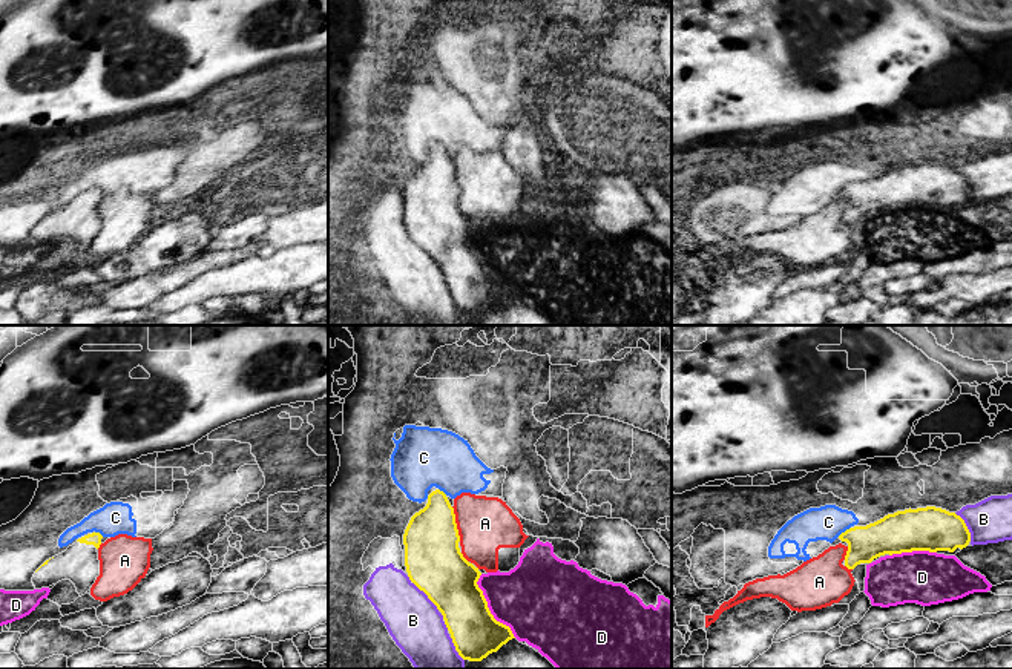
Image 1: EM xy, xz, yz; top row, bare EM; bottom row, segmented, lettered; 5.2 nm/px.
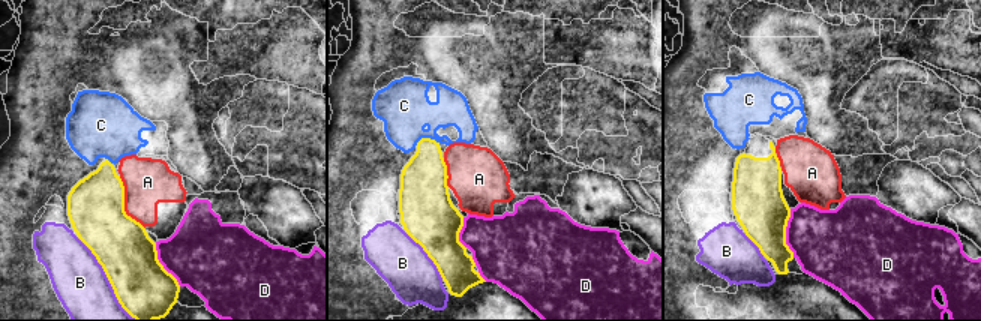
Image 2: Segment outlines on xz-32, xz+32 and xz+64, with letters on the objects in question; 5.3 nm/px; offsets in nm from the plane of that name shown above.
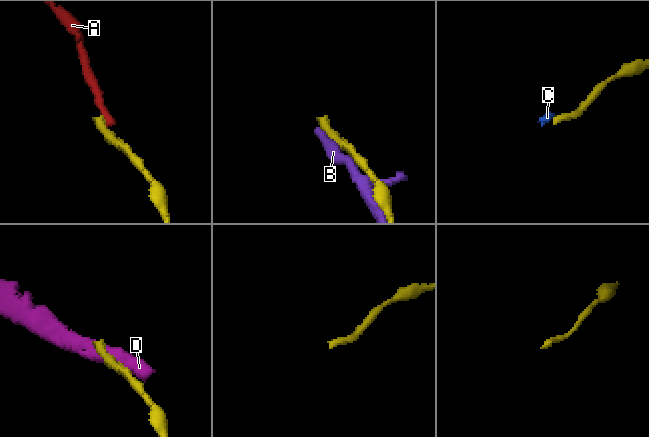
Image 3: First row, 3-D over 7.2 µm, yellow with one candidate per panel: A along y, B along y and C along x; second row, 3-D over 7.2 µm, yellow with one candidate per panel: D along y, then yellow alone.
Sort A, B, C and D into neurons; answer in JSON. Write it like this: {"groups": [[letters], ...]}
{"groups": [["A"], ["B"], ["C"], ["D"]]}

